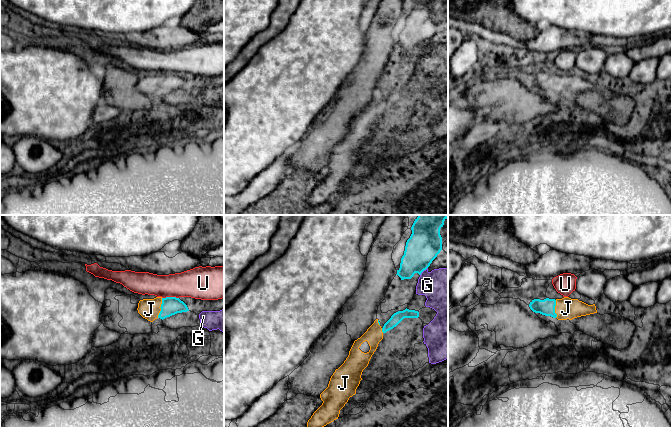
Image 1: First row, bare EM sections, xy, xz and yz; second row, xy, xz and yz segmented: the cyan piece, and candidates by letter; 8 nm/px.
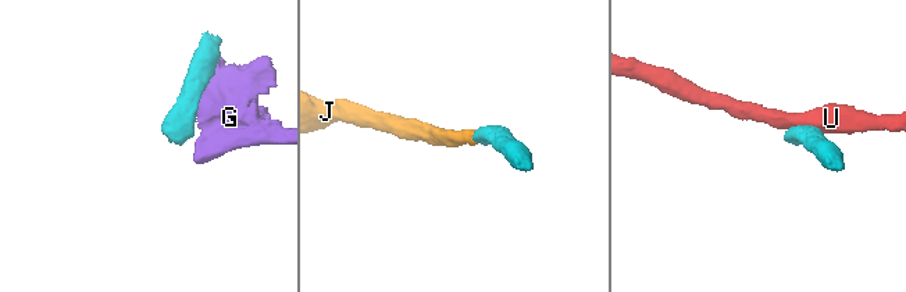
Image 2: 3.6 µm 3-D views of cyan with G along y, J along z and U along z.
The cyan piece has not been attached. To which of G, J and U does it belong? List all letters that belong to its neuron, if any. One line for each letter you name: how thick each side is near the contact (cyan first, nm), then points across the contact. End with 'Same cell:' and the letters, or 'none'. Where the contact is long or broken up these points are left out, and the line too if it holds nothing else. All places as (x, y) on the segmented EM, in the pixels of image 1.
J: Thickness 150 nm (cyan) against 160 nm. Path across: xy (170, 306), (160, 307), (149, 309)
Same cell: J

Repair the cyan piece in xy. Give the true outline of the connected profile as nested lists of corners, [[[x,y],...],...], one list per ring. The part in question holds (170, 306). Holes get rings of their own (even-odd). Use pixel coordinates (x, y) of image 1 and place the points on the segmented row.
[[[156,297],[143,299],[138,303],[138,313],[150,322],[155,319],[165,319],[177,313],[189,311],[187,305],[176,297]]]

